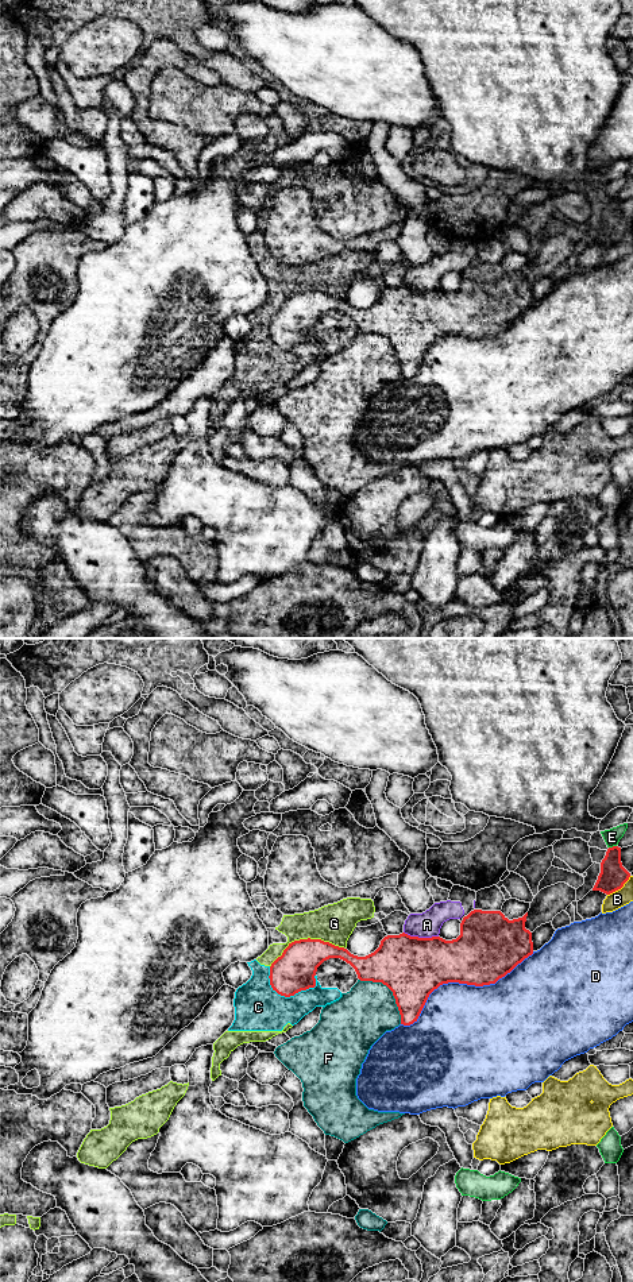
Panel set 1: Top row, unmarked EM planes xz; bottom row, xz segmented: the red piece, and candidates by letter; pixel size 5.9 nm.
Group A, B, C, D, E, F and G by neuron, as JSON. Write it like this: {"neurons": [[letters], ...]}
{"neurons": [["A", "F"], ["B"], ["C", "G"], ["D"], ["E"]]}

